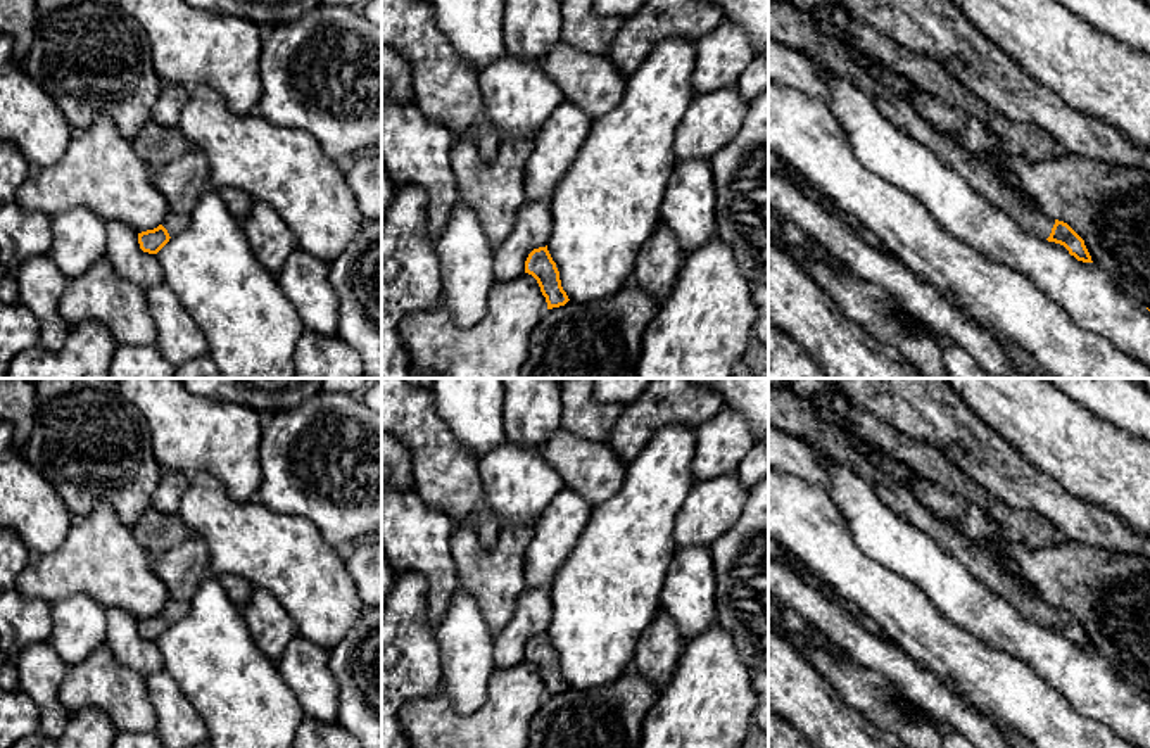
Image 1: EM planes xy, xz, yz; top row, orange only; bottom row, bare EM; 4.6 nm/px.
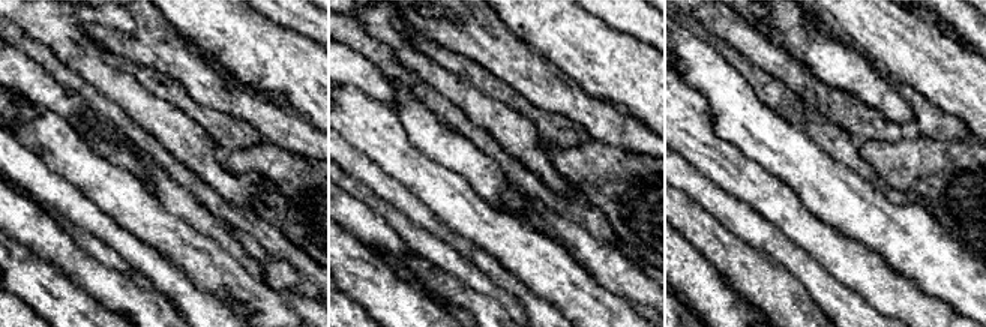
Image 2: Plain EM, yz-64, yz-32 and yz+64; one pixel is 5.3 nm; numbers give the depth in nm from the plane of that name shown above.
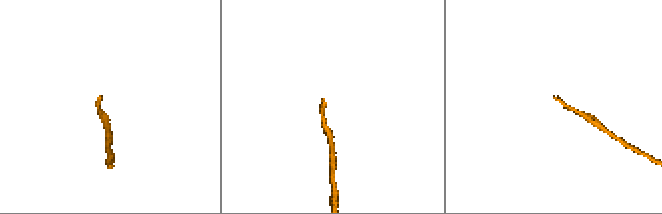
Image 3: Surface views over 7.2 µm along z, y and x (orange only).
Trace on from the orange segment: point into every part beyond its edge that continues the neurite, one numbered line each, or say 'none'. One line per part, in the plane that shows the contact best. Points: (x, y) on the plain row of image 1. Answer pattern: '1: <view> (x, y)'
1: yz (786, 412)

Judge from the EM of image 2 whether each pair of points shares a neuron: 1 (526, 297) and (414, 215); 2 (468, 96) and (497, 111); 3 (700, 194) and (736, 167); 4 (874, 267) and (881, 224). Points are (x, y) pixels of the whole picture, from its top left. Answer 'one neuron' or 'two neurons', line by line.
1: one neuron
2: one neuron
3: two neurons
4: two neurons

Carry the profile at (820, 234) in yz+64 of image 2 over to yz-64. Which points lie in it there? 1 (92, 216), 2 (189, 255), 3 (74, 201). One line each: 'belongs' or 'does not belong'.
1: does not belong
2: belongs
3: does not belong

